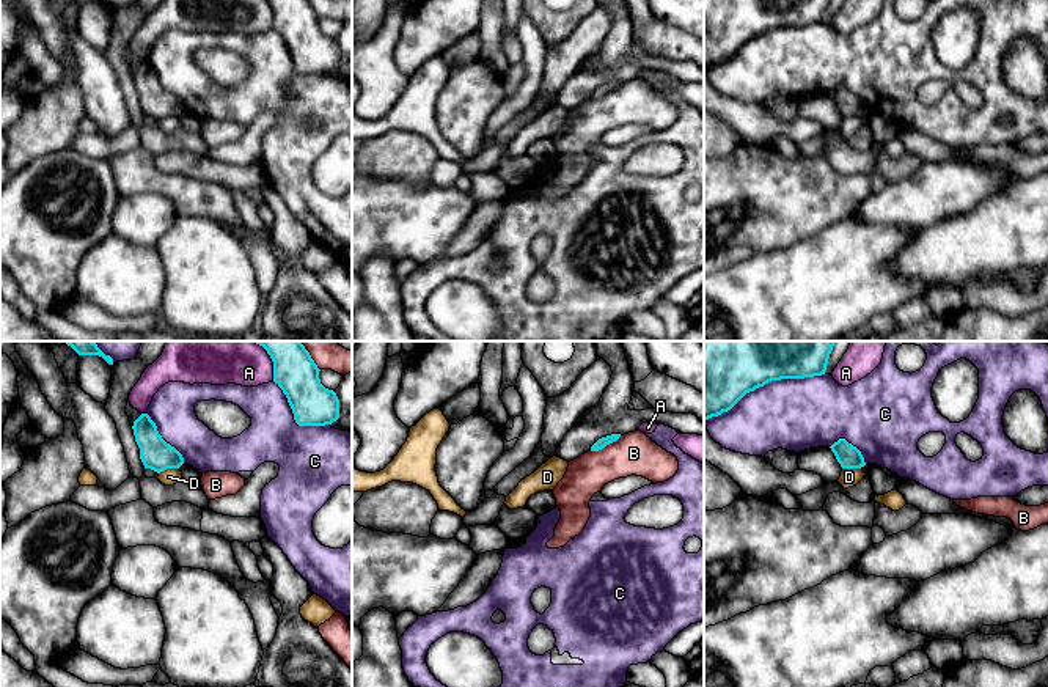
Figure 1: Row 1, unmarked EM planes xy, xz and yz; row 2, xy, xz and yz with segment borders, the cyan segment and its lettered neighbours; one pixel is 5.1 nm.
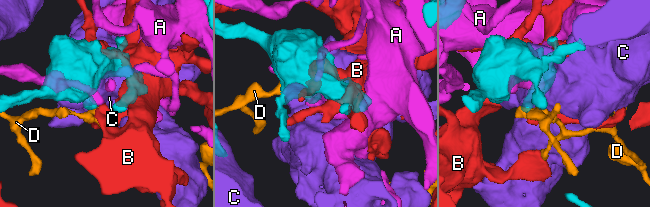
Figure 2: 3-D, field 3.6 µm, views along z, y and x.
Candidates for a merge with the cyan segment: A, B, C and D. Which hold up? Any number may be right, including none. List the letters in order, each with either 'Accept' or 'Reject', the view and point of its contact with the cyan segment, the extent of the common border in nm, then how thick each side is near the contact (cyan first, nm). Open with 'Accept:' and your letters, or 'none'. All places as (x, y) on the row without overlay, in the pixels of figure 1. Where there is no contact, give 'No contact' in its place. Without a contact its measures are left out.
Accept: none
A: Reject. Touches cyan at xy (274, 14). Shared border 150 nm. Thickness 220 nm (cyan) against 180 nm
B: Reject. Touches cyan at xz (605, 93). Shared border 180 nm. Thickness 50 nm (cyan) against 220 nm
C: Reject. Touches cyan at yz (764, 32). Shared border 650 nm. Thickness 300 nm (cyan) against 360 nm
D: Reject. Touches cyan at xy (168, 115). Shared border 110 nm. Thickness 160 nm (cyan) against 90 nm

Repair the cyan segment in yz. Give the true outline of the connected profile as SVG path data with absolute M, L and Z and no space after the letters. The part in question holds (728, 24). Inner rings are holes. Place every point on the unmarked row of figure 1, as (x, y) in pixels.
M704 0L704 69L731 58L746 41L771 28L804 27L826 19L831 0Z

